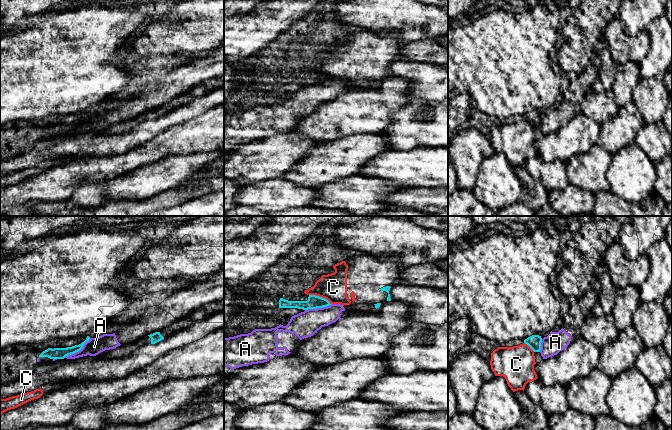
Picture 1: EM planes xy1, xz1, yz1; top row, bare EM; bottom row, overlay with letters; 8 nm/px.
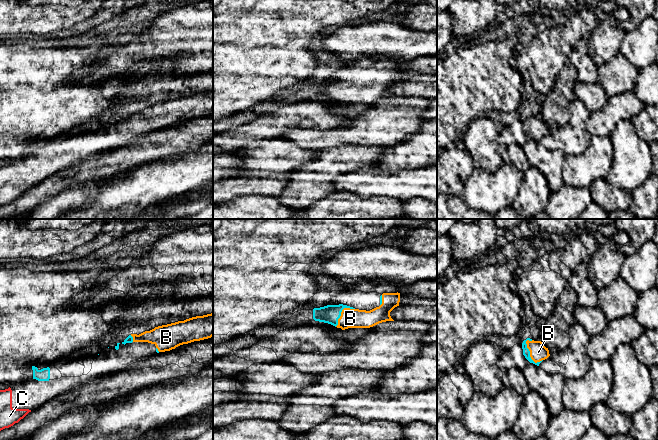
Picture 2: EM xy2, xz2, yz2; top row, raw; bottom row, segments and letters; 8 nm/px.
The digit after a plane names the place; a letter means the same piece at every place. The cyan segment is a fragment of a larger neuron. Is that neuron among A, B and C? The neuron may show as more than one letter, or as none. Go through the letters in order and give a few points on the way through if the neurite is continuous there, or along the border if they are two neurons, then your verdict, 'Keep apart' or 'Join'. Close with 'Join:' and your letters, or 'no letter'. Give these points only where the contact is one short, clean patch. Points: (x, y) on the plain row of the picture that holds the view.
A: Keep apart
B: Join
C: Path across: xz1 (313, 78), (320, 73), (333, 63). Join
Join: B, C

